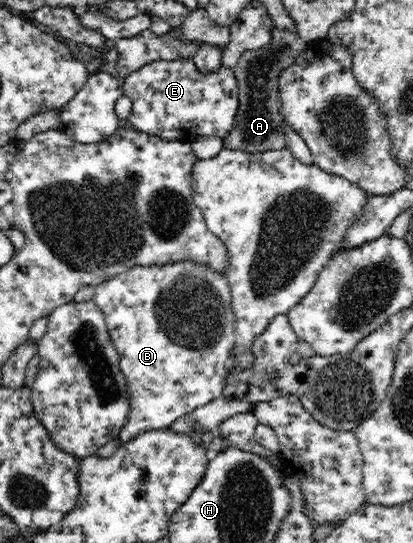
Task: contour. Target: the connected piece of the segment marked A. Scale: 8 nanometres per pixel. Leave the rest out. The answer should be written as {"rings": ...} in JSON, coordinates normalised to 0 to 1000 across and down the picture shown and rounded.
{"rings":[[[663,50],[654,85],[586,98],[576,114],[564,122],[567,138],[576,149],[581,199],[571,210],[567,238],[552,243],[547,254],[540,256],[547,273],[610,284],[695,273],[695,258],[688,250],[688,217],[673,197],[676,140],[697,122],[709,123],[714,107],[743,87],[746,79],[726,70],[722,61],[692,61]]]}

